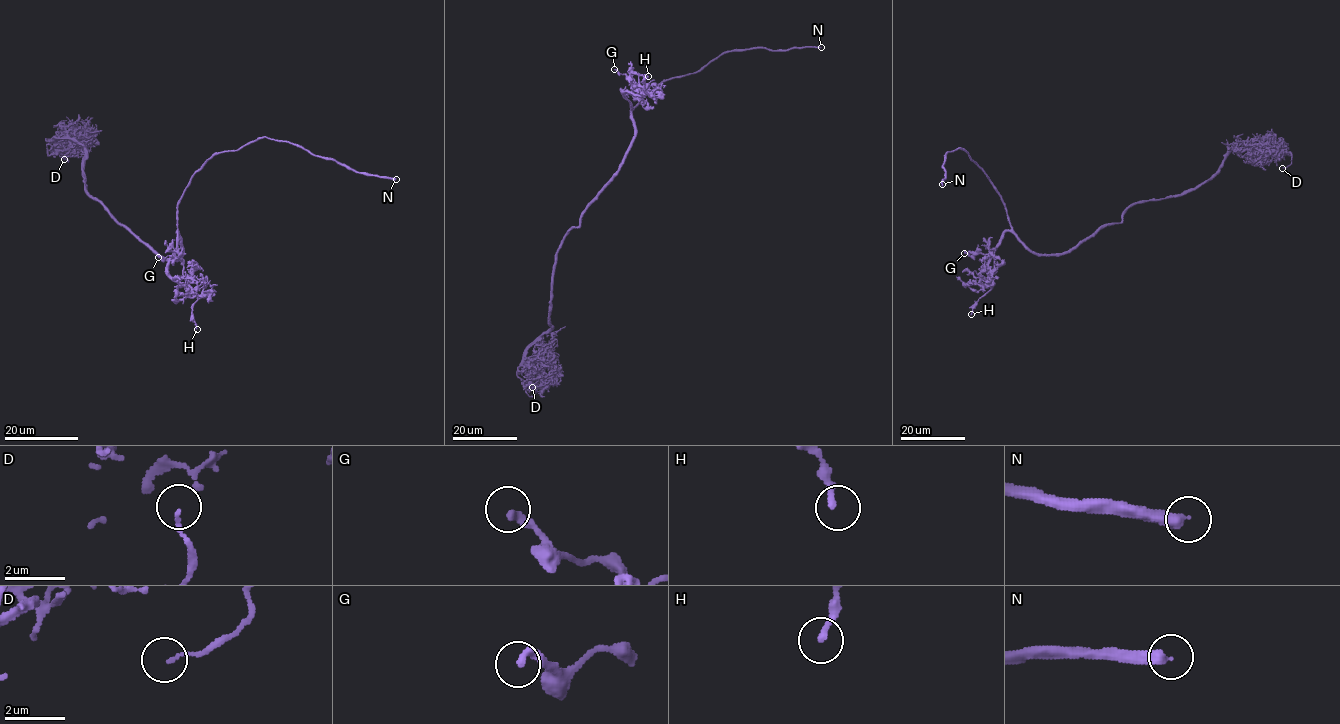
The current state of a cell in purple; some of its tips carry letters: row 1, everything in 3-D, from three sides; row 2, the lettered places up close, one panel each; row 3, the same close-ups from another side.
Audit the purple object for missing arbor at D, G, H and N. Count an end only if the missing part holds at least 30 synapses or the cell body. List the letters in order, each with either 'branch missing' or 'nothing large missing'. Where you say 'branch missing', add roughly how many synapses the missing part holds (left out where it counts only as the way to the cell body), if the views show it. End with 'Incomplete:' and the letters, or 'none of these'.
D: nothing large missing
G: nothing large missing
H: nothing large missing
N: branch missing; about 300 synapses
Incomplete: N

